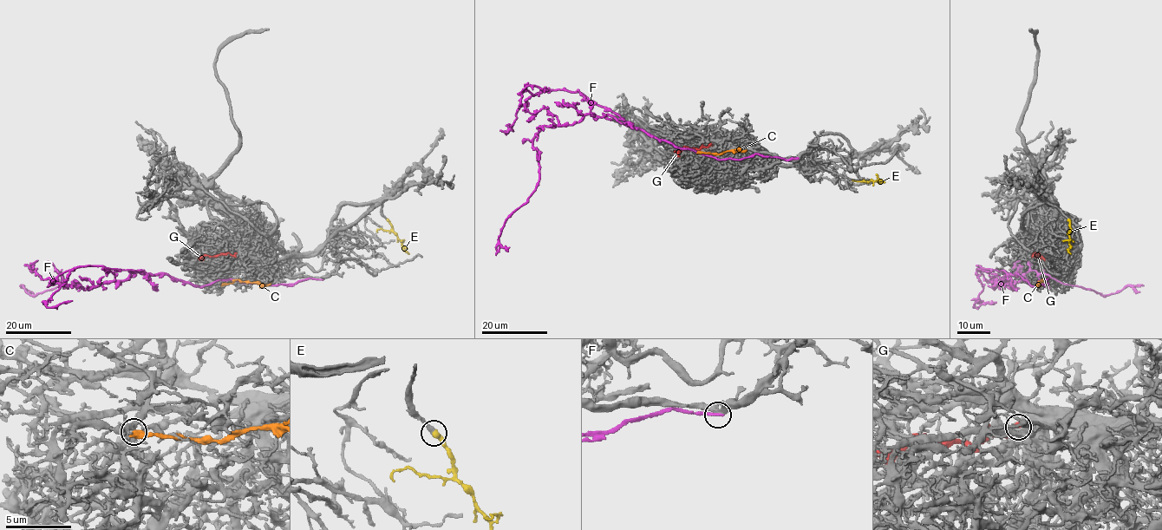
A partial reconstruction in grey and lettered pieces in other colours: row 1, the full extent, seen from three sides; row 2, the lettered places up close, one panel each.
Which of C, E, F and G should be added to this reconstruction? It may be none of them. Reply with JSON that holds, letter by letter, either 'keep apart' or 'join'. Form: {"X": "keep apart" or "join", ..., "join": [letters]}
{"C": "keep apart", "E": "join", "F": "keep apart", "G": "keep apart", "join": ["E"]}

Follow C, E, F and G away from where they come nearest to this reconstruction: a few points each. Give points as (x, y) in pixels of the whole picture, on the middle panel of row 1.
C: (698, 151), (721, 153), (747, 150)
E: (863, 179), (884, 182)
F: (797, 158), (758, 153), (716, 160), (609, 115), (542, 126), (532, 142), (538, 182), (499, 236), (509, 247)
G: (709, 145), (699, 149), (683, 147), (677, 156)

